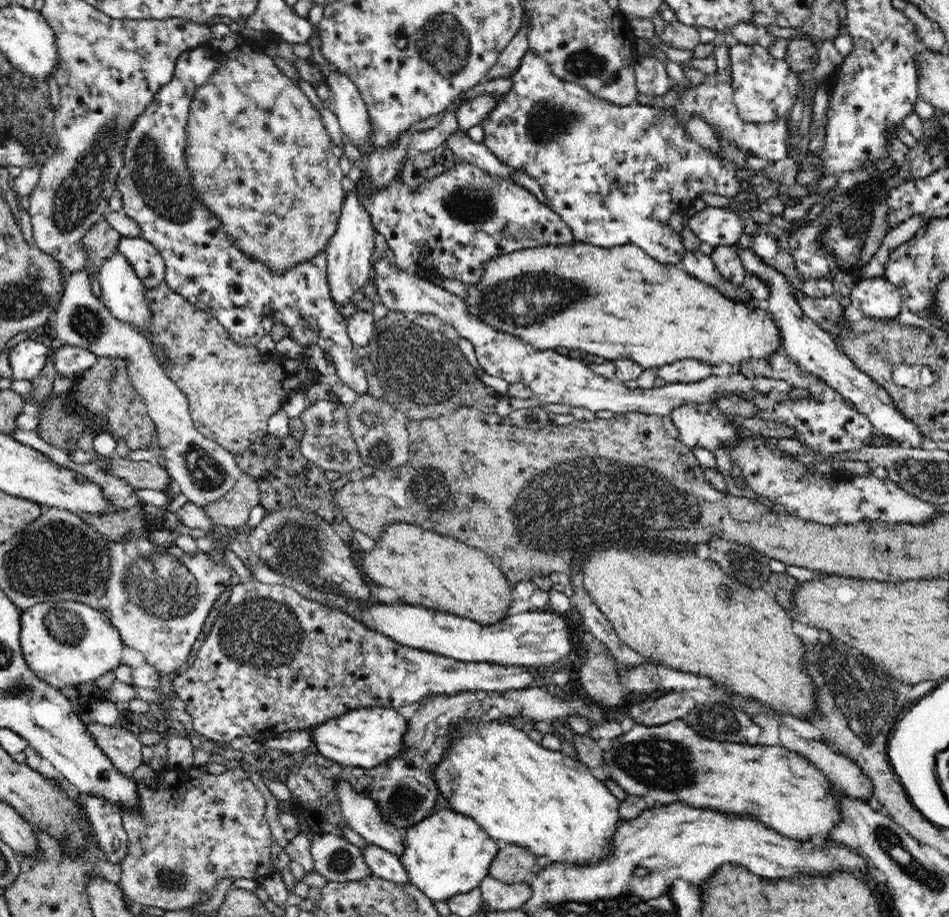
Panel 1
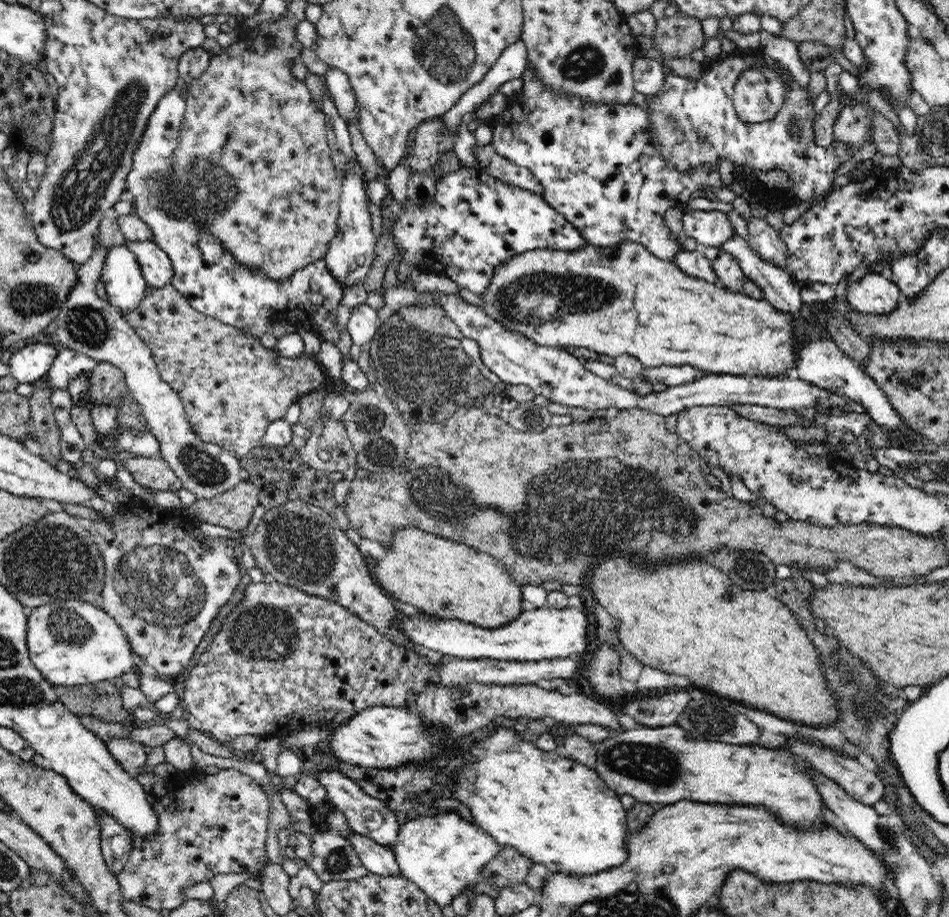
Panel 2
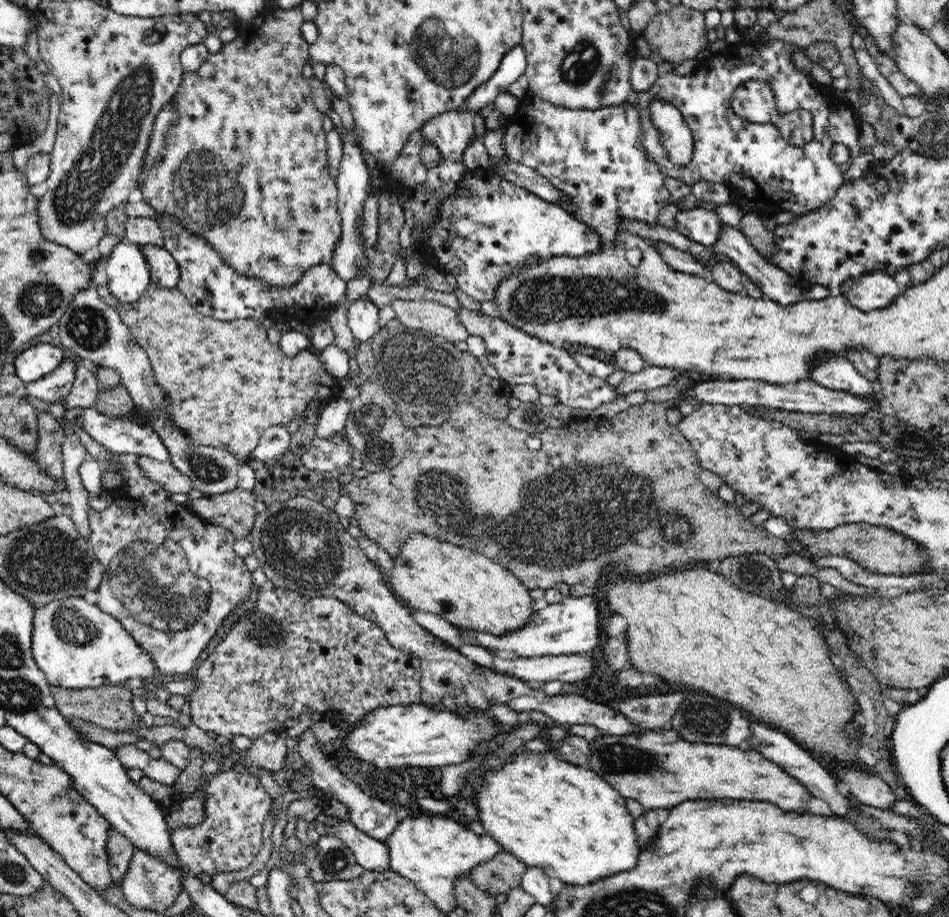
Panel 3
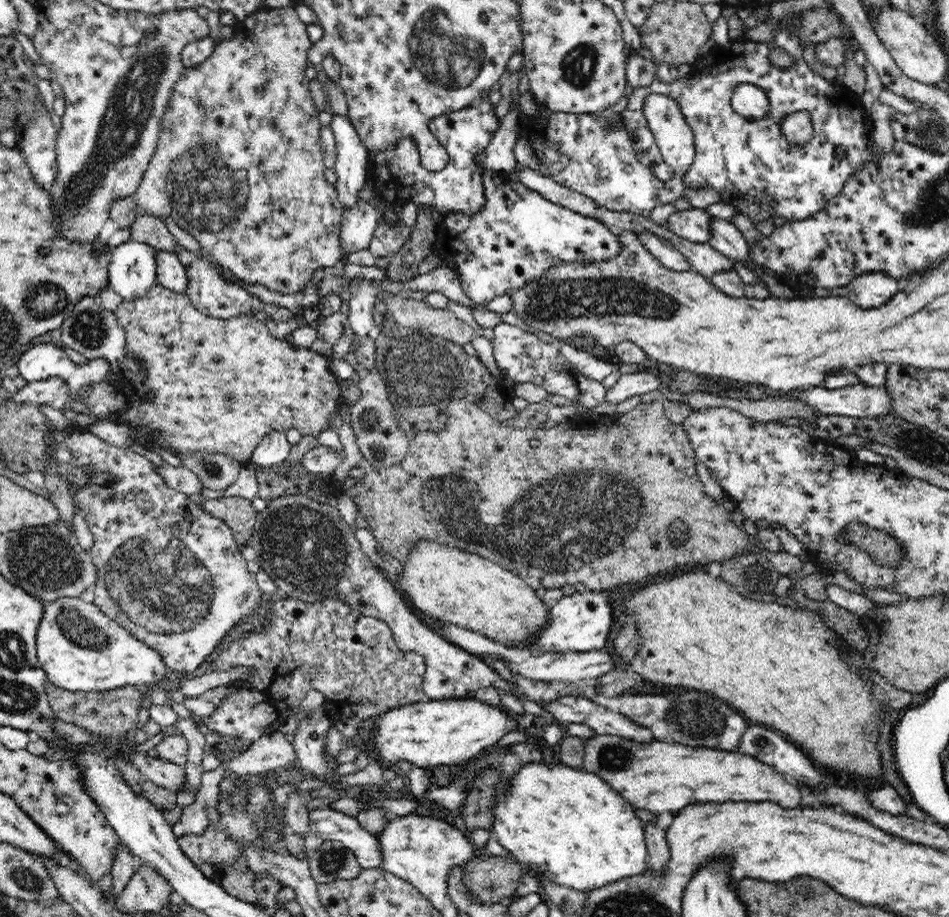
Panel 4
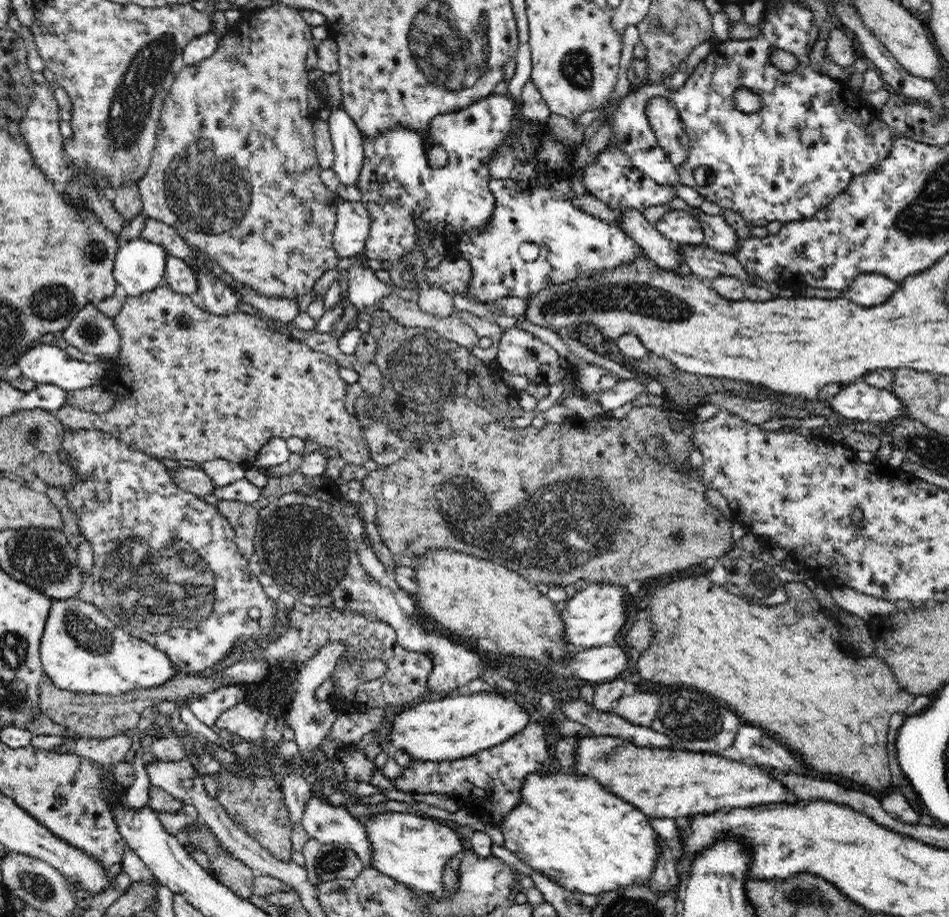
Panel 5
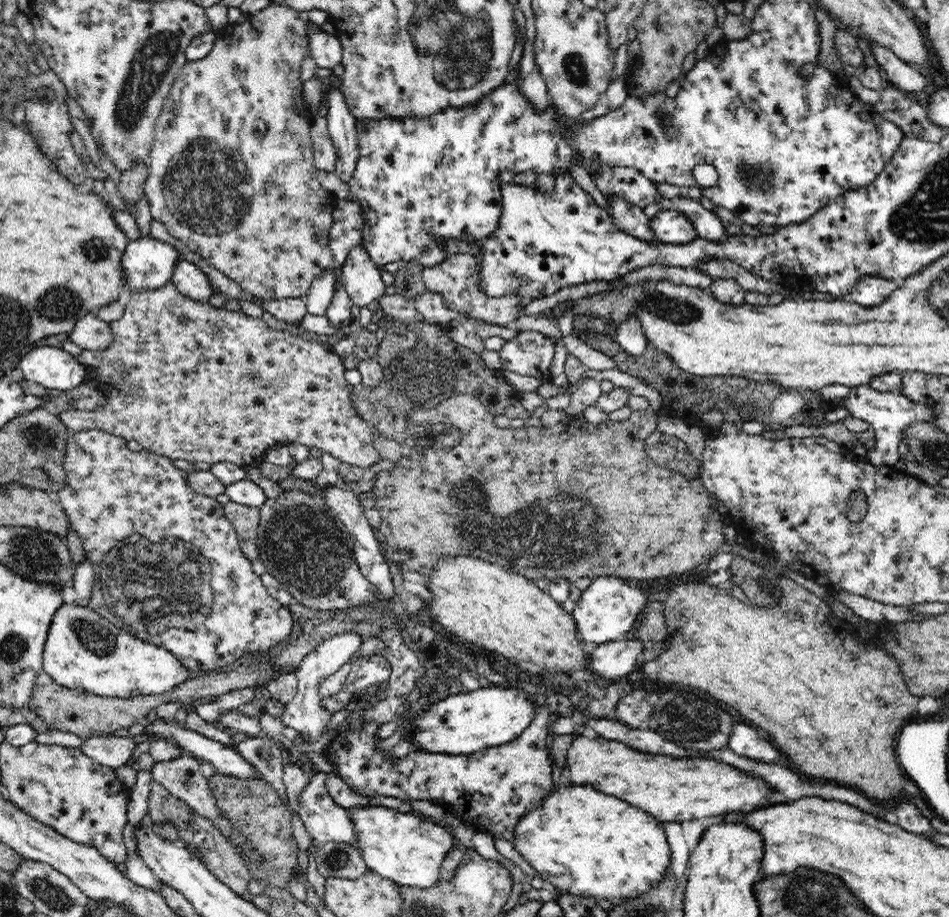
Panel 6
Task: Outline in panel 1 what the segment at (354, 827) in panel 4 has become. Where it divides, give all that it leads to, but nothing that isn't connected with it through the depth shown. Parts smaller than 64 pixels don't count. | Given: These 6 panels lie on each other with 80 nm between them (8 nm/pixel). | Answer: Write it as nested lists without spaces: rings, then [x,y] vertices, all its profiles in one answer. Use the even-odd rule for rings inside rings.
[[[369,844],[362,848],[362,857],[374,875],[395,881],[396,884],[410,883],[408,873],[395,854],[374,844]]]

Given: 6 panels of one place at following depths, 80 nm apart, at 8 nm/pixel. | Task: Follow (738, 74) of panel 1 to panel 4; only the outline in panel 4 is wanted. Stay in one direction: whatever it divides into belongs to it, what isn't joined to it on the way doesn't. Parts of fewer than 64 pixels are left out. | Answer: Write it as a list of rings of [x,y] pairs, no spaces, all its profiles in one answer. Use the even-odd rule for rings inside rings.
[[[739,84],[731,96],[731,106],[744,117],[764,117],[769,109],[768,96],[753,84]]]

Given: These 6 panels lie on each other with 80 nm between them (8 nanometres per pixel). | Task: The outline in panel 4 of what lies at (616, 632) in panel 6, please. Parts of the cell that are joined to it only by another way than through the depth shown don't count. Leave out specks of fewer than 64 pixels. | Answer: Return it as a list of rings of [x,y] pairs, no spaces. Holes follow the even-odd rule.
[[[588,592],[562,597],[550,606],[552,624],[546,628],[541,646],[544,649],[556,650],[556,653],[589,652],[608,647],[610,630],[612,630],[612,606],[610,592]]]

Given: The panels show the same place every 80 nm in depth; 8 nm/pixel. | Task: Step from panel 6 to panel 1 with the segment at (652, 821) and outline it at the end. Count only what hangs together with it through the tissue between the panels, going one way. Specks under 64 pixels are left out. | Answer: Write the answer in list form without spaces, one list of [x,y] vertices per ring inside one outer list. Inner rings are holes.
[[[493,720],[462,724],[451,736],[451,742],[439,763],[434,765],[431,776],[434,776],[439,794],[450,804],[450,809],[473,818],[480,828],[501,845],[516,844],[537,857],[547,856],[550,863],[564,863],[566,866],[591,866],[592,863],[602,863],[602,856],[615,854],[611,842],[616,827],[622,820],[618,798],[578,758],[566,755],[563,750],[543,748],[528,737],[516,721]]]

